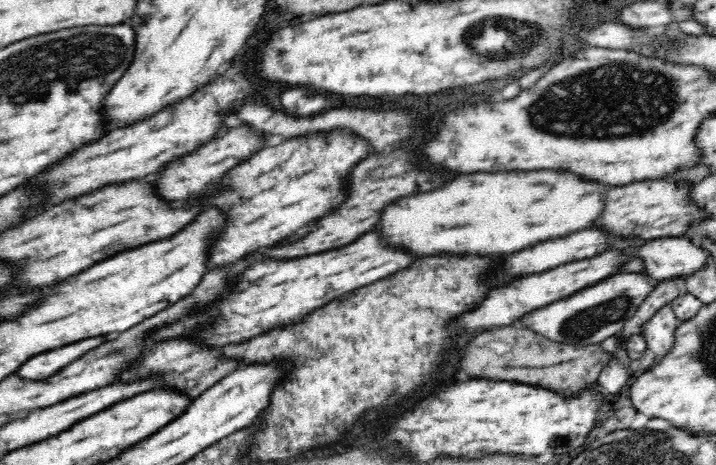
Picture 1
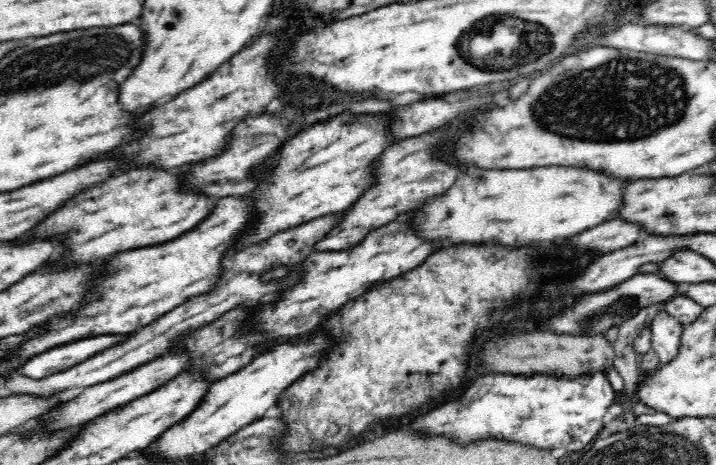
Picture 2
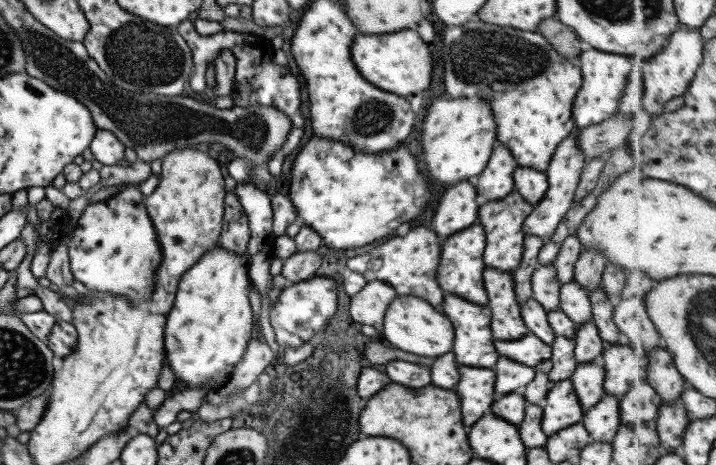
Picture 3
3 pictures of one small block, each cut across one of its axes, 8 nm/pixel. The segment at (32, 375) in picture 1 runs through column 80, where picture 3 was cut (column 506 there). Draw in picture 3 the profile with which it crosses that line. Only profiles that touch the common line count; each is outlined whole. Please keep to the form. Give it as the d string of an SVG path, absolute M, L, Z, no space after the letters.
M529 332L517 340L494 340L493 344L497 354L531 368L551 356L552 348Z

